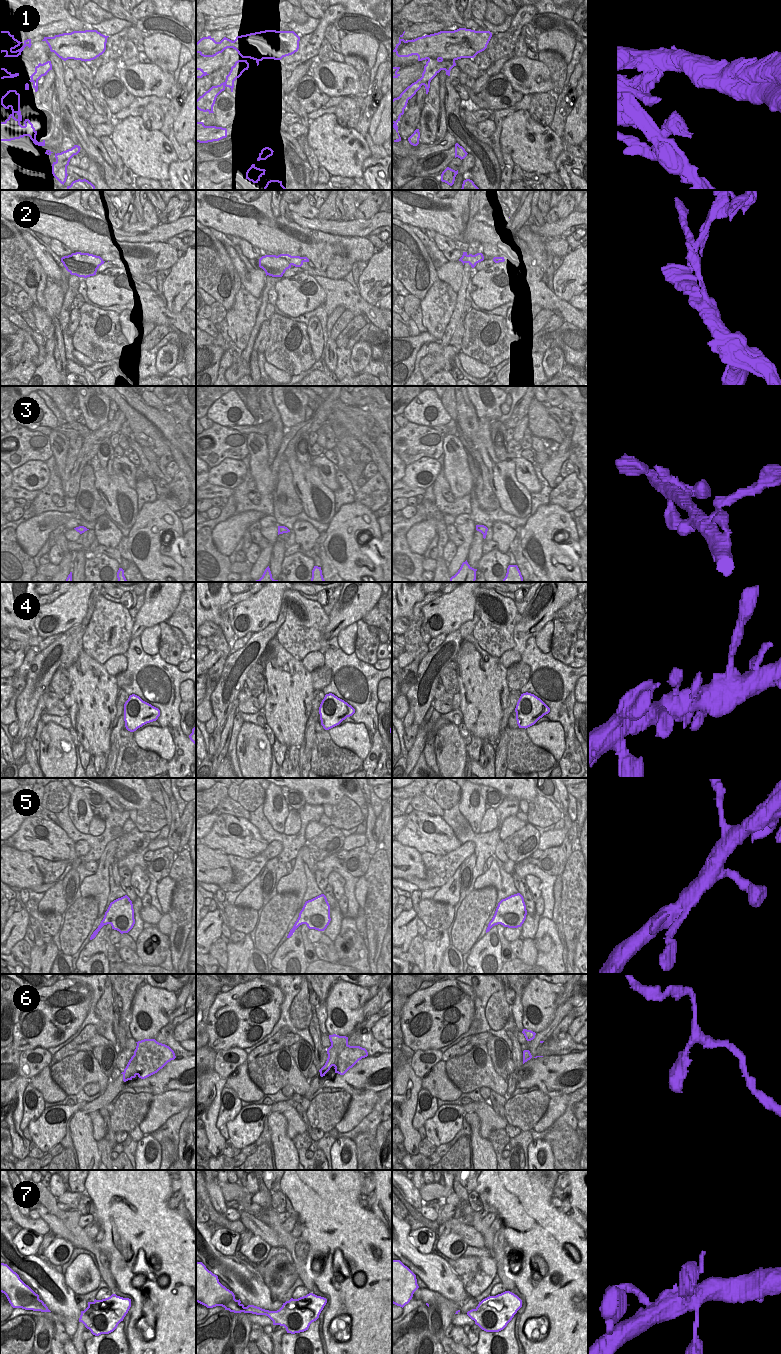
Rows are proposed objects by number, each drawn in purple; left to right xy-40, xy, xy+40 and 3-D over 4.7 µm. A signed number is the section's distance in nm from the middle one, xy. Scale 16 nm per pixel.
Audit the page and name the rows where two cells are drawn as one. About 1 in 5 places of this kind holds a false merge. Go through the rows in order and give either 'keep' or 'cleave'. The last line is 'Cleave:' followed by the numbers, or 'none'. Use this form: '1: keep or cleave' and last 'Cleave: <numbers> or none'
1: cleave
2: cleave
3: keep
4: keep
5: keep
6: keep
7: keep
Cleave: 1, 2

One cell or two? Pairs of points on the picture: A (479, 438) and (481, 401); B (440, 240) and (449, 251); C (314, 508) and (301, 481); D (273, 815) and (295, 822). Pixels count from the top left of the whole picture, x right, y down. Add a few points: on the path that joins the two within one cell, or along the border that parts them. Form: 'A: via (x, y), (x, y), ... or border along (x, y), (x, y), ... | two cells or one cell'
A: border along (478, 418), (486, 418), (490, 424) | two cells
B: via (443, 243), (448, 248) | one cell
C: via (312, 501), (308, 488) | one cell
D: border along (289, 811), (283, 832) | two cells

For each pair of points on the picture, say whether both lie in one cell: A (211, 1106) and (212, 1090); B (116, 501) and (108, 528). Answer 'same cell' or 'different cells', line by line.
A: same cell
B: different cells

